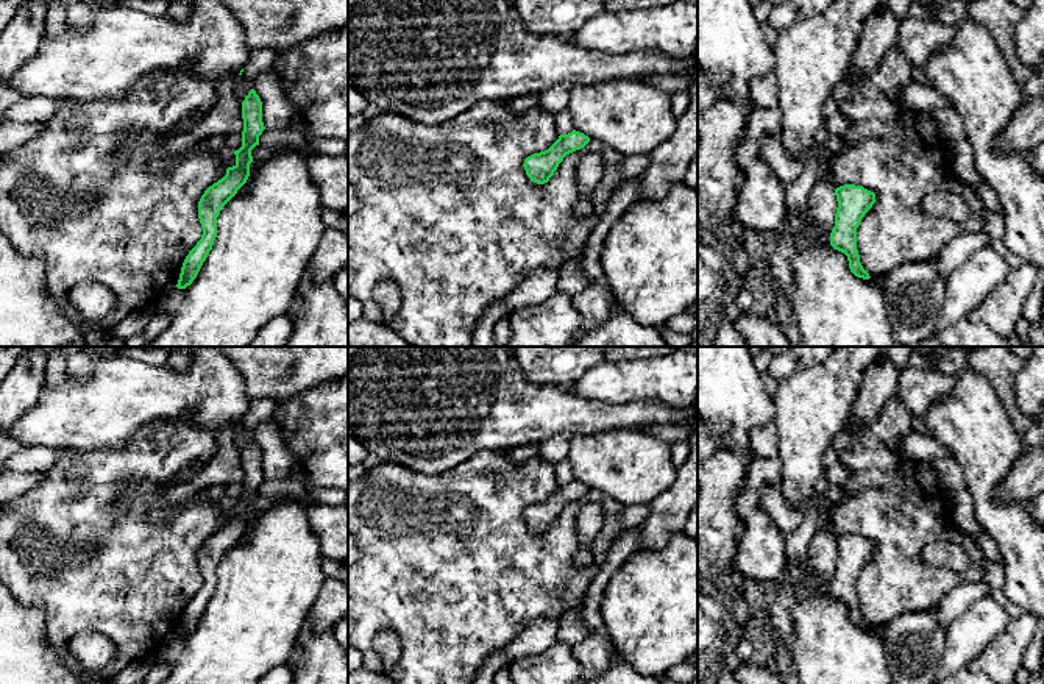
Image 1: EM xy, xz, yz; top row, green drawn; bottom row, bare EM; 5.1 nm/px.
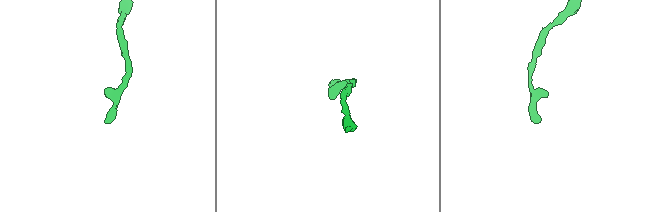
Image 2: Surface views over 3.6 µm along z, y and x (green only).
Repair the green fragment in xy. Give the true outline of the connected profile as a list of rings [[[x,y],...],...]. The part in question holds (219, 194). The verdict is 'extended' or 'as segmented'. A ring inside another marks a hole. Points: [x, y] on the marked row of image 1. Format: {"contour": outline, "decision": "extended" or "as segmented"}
{"contour": [[[251,89],[242,102],[242,119],[242,147],[234,151],[236,164],[228,167],[226,175],[209,186],[198,201],[198,219],[203,234],[183,262],[176,284],[178,289],[186,289],[197,278],[217,237],[217,217],[222,208],[237,194],[250,176],[250,164],[253,162],[251,150],[259,145],[259,136],[265,130],[262,122],[262,102],[254,89]]], "decision": "as segmented"}

